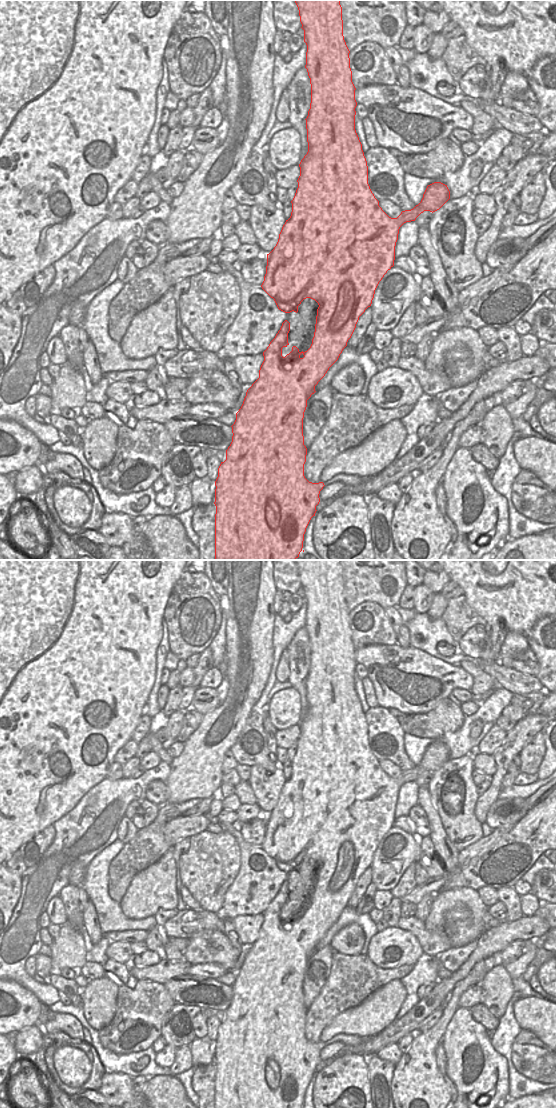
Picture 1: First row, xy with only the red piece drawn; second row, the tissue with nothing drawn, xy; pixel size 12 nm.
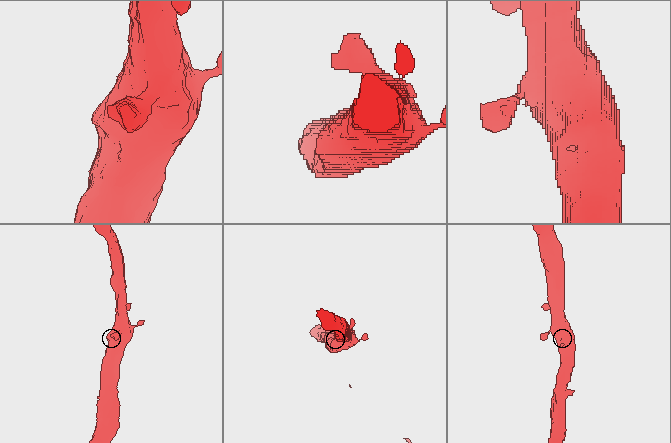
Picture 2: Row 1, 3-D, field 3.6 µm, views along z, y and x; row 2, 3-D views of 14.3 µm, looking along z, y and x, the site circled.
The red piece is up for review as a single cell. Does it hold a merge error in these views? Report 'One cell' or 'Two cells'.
One cell.

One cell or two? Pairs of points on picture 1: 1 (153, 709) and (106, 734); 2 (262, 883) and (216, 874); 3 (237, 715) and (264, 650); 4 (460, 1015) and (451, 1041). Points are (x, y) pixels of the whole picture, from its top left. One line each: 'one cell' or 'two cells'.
1: two cells
2: two cells
3: one cell
4: one cell

